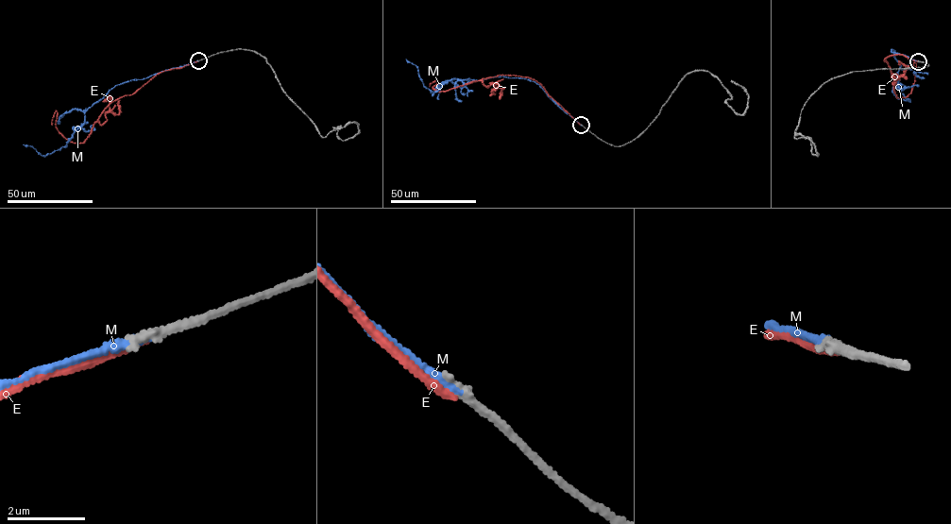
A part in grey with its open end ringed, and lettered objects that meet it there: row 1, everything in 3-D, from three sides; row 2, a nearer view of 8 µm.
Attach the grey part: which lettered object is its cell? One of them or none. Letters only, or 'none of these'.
M

